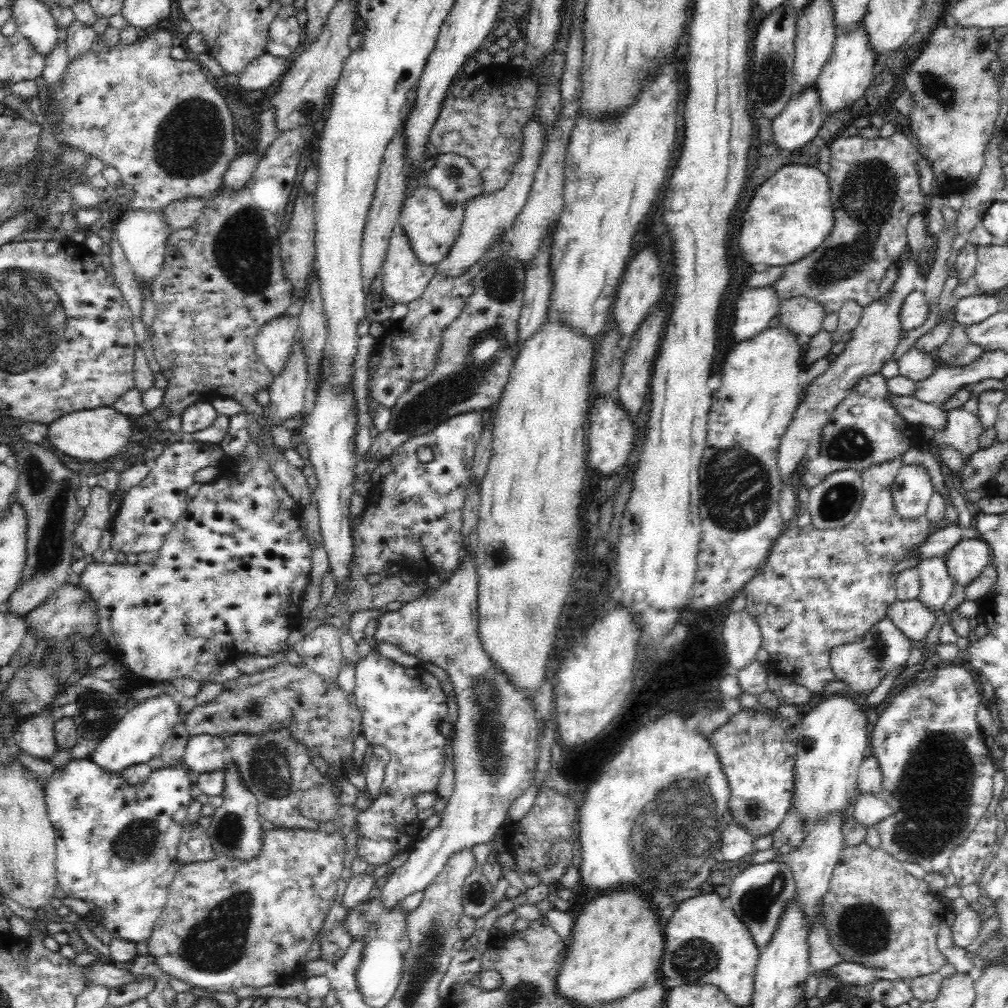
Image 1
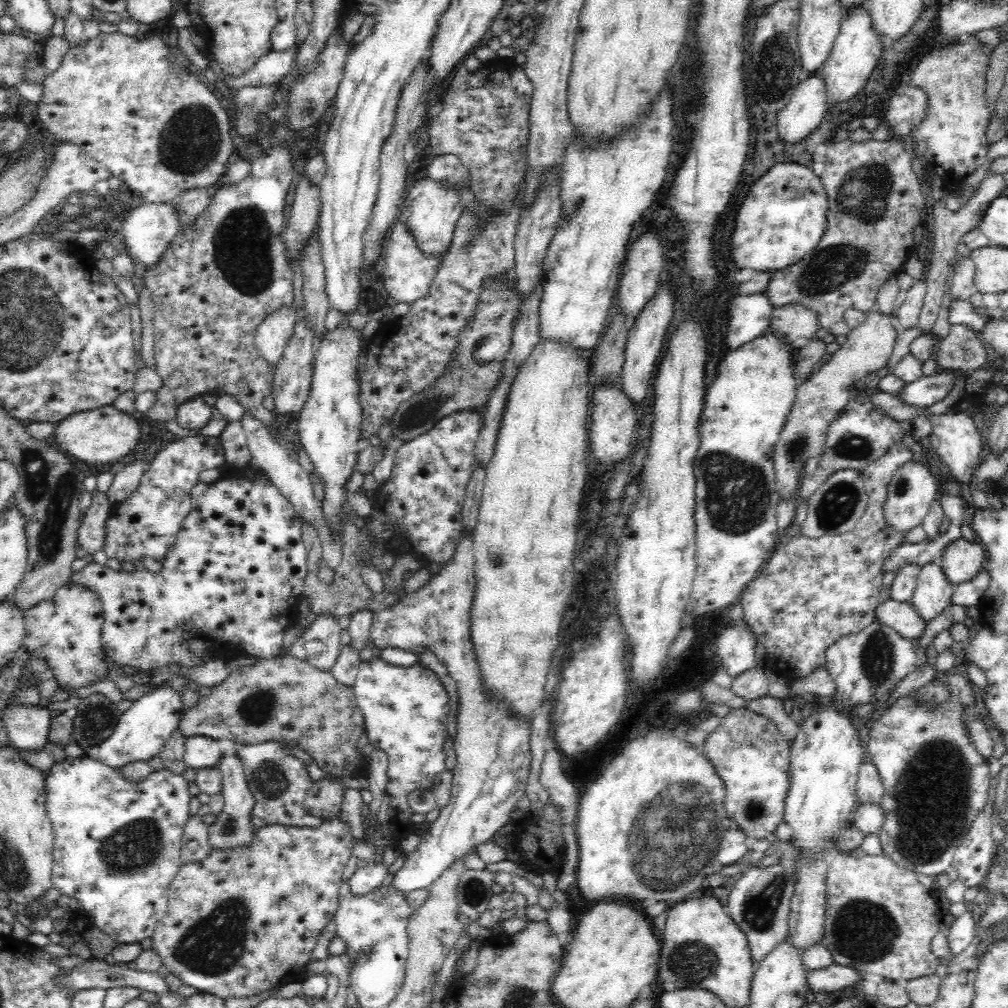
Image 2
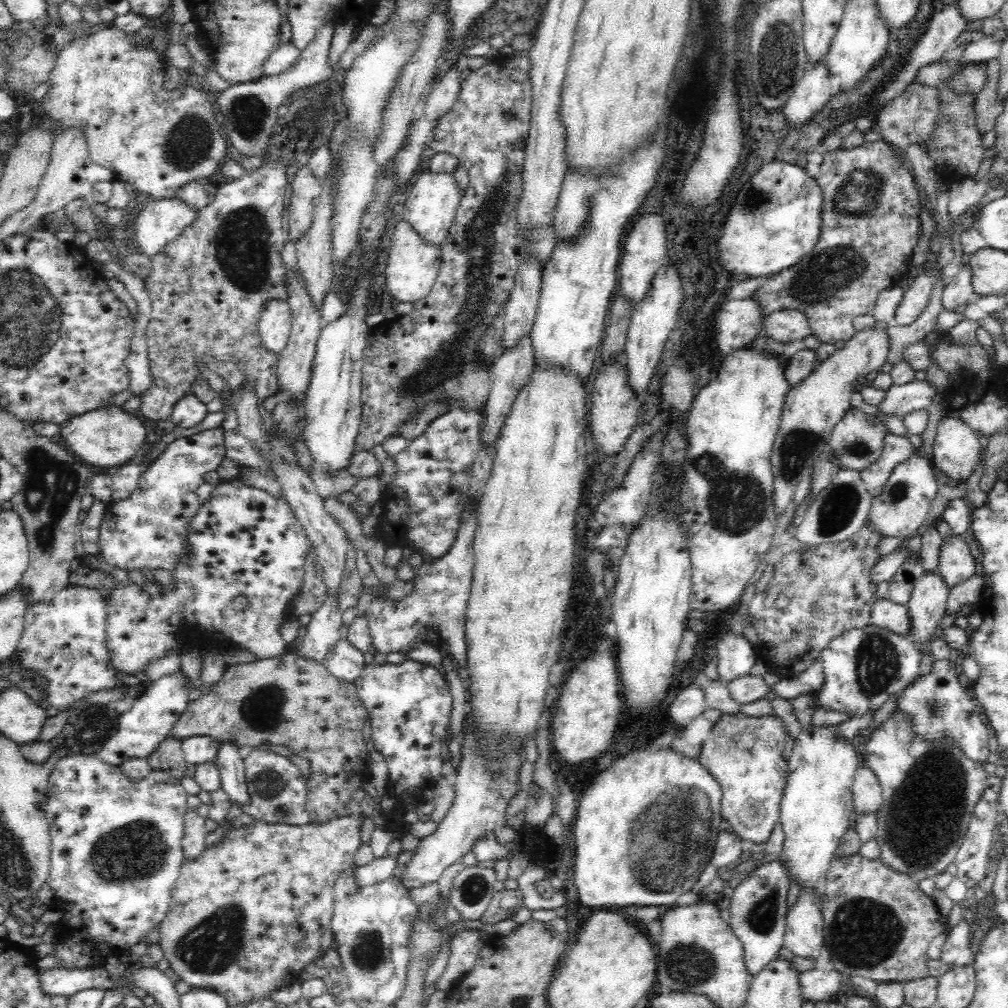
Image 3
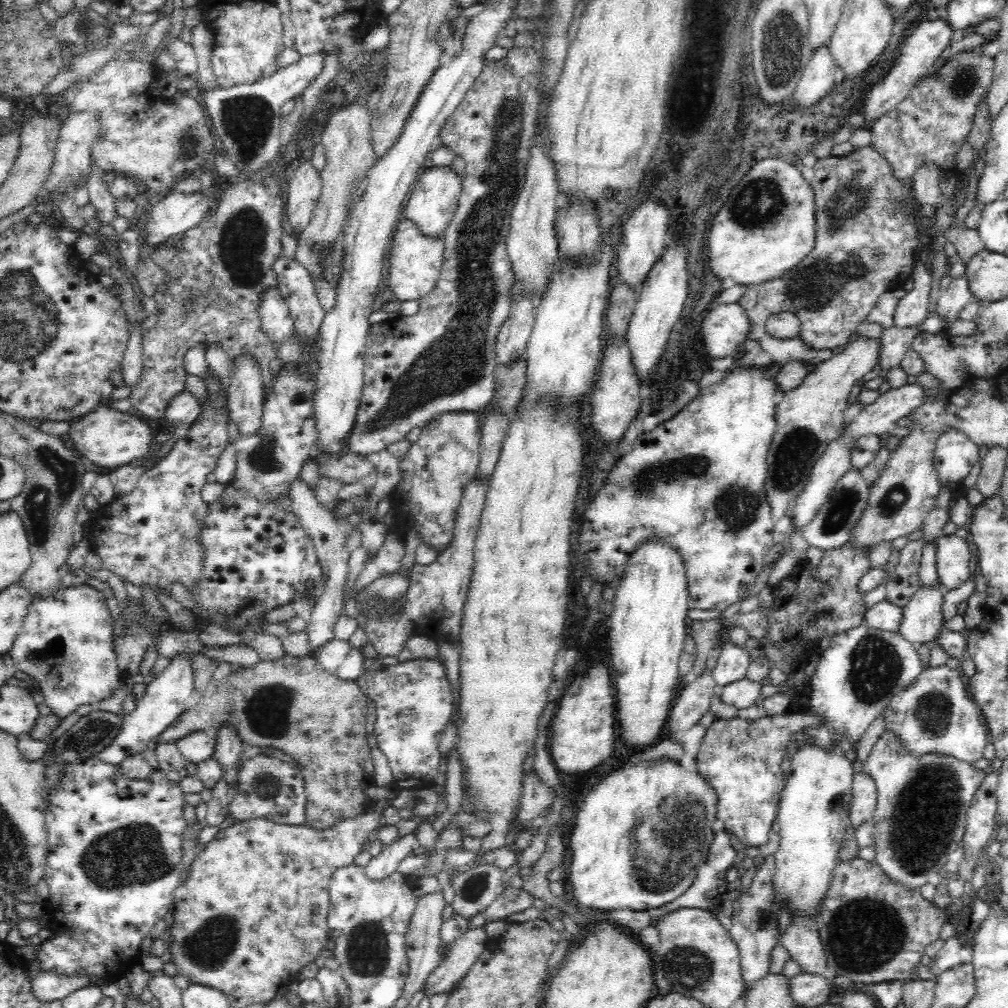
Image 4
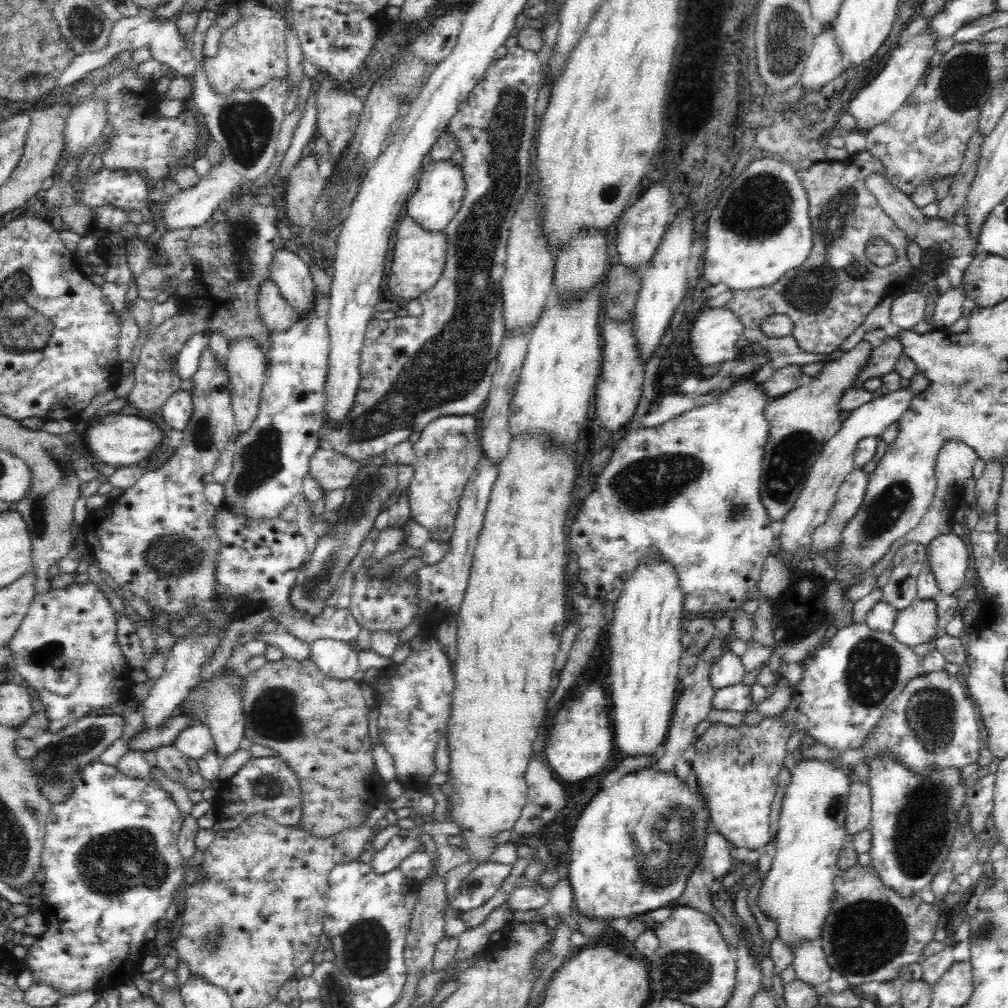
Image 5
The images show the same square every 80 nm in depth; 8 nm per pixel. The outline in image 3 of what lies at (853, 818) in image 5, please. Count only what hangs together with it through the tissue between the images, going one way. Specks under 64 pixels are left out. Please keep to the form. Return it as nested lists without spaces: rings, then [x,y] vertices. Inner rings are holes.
[[[861,765],[853,780],[853,813],[860,816],[876,814],[882,804],[882,789],[876,775],[868,766]]]

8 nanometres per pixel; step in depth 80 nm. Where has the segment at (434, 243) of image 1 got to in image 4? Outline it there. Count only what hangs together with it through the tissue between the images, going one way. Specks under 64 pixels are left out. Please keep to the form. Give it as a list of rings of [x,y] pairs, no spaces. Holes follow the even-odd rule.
[[[433,166],[426,168],[416,179],[410,200],[403,206],[402,216],[409,218],[426,236],[443,236],[457,211],[459,198],[462,194],[462,177],[449,166]]]

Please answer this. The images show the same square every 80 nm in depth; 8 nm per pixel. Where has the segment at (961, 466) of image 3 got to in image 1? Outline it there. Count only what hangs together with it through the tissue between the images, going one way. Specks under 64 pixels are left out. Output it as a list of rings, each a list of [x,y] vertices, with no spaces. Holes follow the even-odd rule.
[[[962,407],[953,408],[946,414],[946,426],[936,430],[930,444],[940,449],[953,448],[958,451],[964,466],[972,454],[980,450],[978,438],[983,431],[980,422],[980,419]]]

